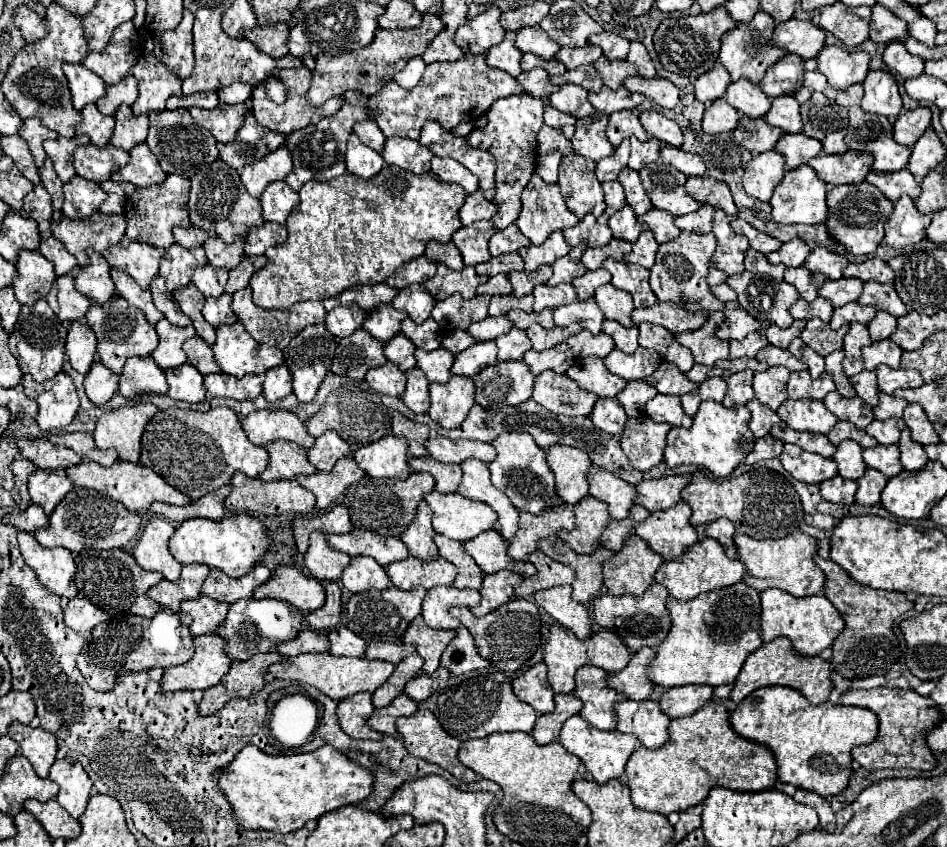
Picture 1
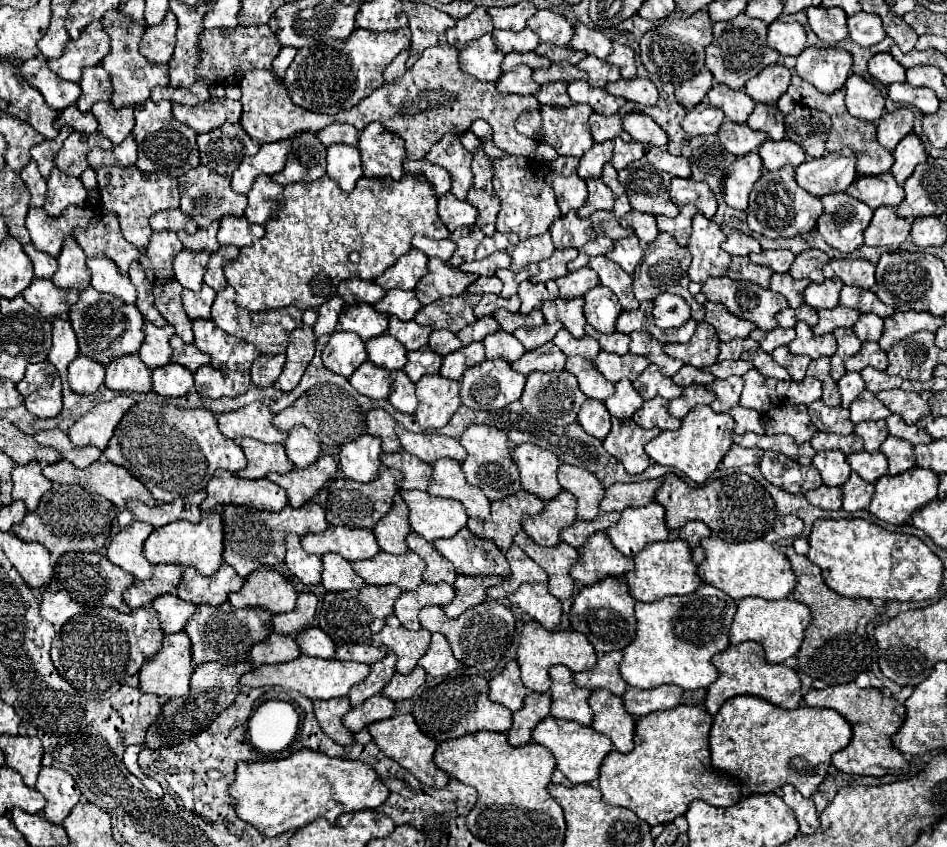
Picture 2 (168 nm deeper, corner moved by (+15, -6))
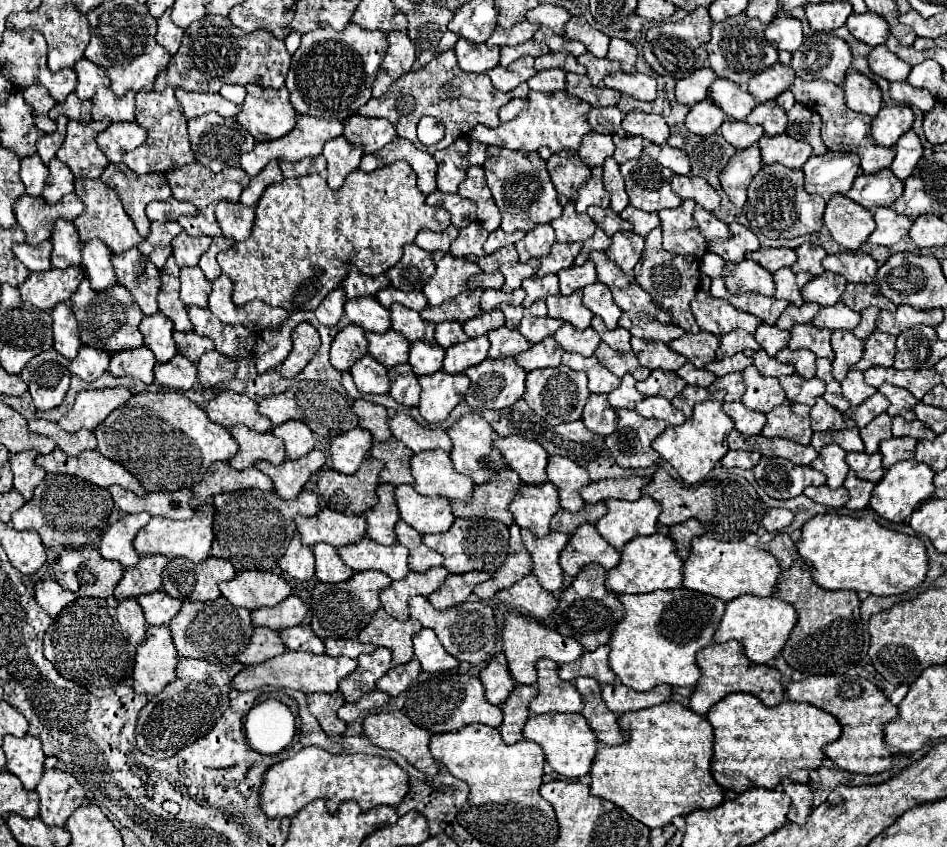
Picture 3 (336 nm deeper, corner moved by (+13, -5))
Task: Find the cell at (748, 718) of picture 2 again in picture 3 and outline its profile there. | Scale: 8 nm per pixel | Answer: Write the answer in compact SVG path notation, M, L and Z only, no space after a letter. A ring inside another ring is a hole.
M729 694L721 702L717 702L709 714L707 720L713 726L715 742L713 742L713 760L711 760L711 774L717 780L721 788L733 790L733 792L745 792L749 788L775 788L781 784L783 778L791 778L795 782L809 782L809 772L817 770L823 760L827 758L823 748L835 740L841 738L841 724L835 716L829 712L811 706L811 704L793 704L783 702L775 708L765 706L751 694Z

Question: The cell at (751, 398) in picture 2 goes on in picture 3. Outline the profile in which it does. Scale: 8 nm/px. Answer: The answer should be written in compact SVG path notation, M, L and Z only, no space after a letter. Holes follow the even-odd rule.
M747 366L743 370L743 378L745 378L745 394L741 398L741 402L757 412L771 412L775 406L779 406L779 402L785 402L785 392L779 386L777 378L767 378L763 374L759 374L759 370L755 366Z

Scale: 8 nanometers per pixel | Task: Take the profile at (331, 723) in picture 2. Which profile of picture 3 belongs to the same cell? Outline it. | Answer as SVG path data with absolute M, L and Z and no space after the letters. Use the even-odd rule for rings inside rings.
M341 692L311 694L311 696L307 696L307 704L309 704L311 714L319 720L319 724L327 736L341 736L345 732L347 724L337 718L337 710L345 704Z

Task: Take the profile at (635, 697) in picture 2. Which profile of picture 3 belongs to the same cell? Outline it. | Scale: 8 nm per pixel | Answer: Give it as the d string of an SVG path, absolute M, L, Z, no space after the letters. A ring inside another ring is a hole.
M603 684L601 688L603 688L603 700L607 708L613 710L617 716L631 712L631 710L643 710L643 708L651 708L661 702L667 702L673 692L673 688L667 684L657 686L649 692L637 692L623 684L611 684L611 686Z

